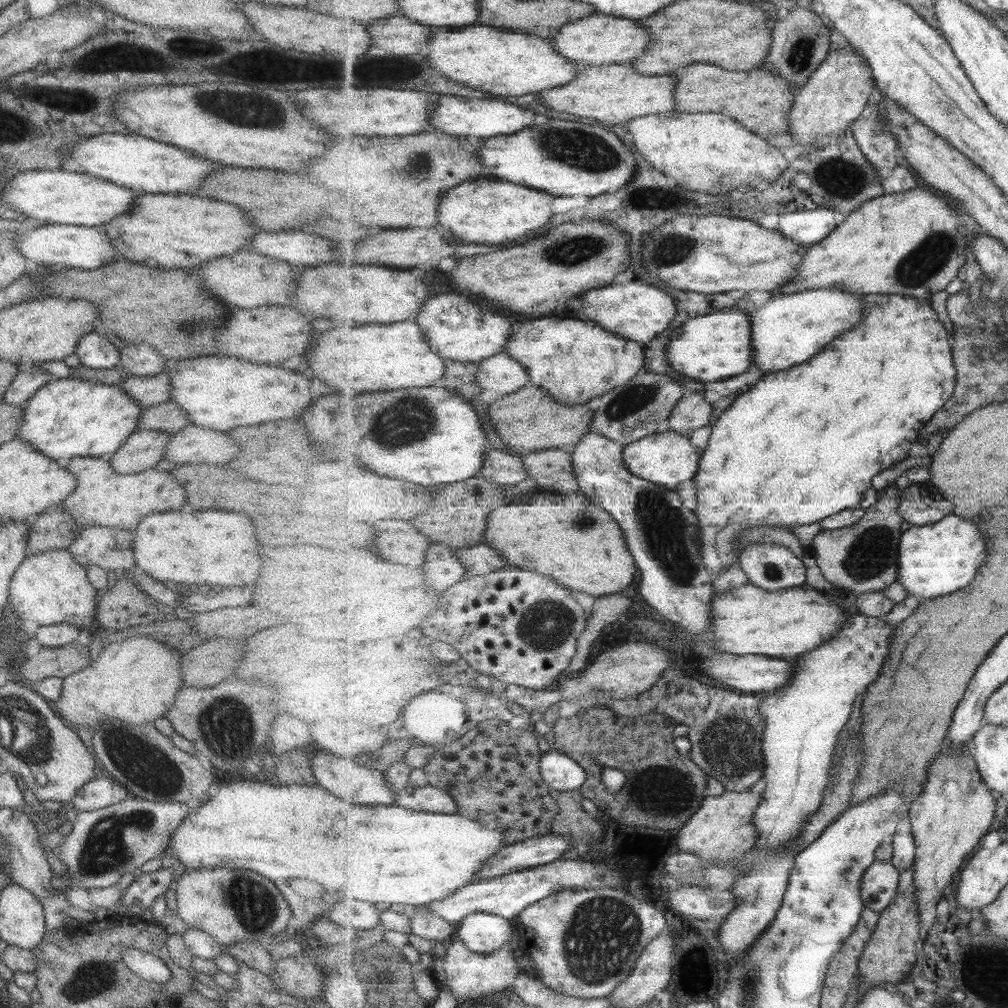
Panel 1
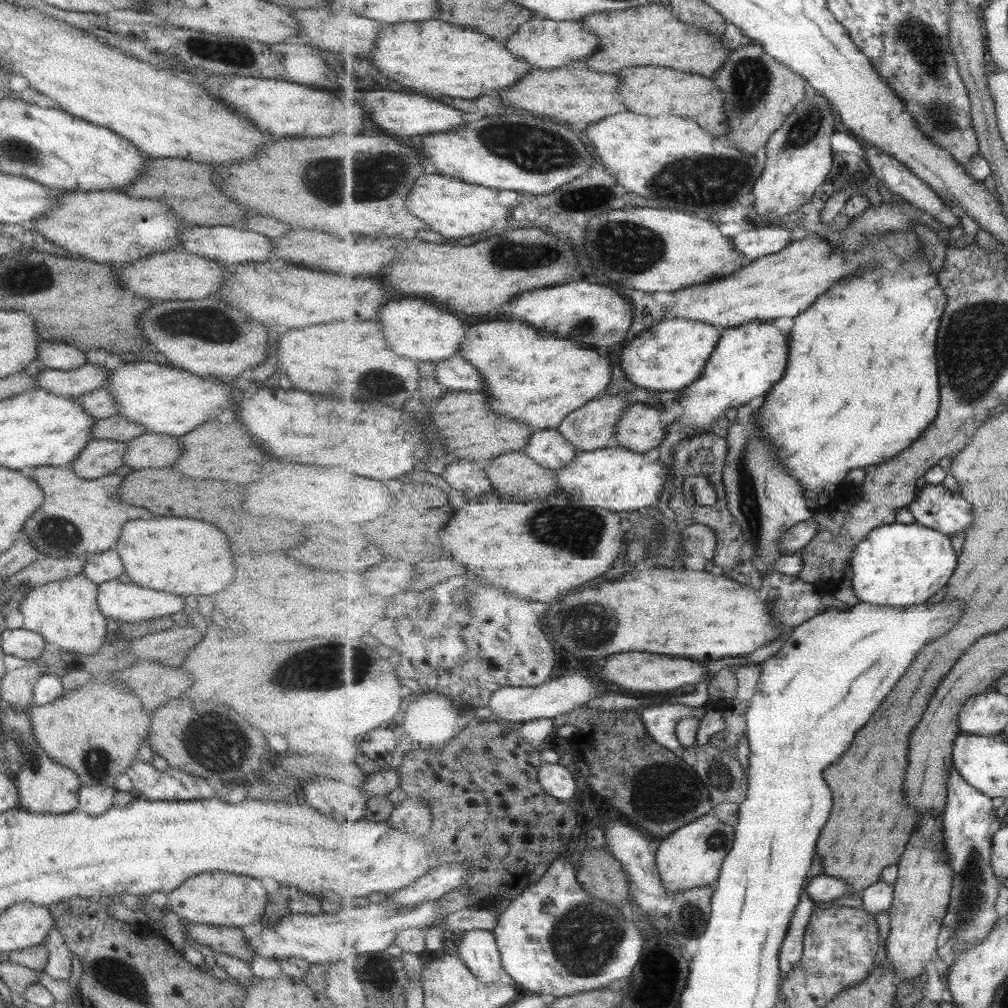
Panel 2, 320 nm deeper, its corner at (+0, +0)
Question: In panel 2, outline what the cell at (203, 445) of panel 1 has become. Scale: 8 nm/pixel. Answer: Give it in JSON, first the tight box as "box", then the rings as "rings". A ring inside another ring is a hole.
{"box":[122,432,179,469],"rings":[[[143,432],[126,442],[122,465],[133,469],[158,469],[171,466],[179,455],[177,436]]]}

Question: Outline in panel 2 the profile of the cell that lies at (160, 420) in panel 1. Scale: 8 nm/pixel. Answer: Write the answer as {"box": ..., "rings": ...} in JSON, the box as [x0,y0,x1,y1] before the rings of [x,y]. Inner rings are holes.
{"box":[90,414,146,442],"rings":[[[115,414],[107,418],[95,419],[90,430],[90,438],[127,442],[143,432],[146,430],[140,424],[135,424],[128,418]]]}

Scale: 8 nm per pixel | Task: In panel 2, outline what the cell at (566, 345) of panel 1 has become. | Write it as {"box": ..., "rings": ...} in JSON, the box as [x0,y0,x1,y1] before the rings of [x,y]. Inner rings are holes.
{"box":[459,320,611,431],"rings":[[[503,320],[503,322],[485,322],[485,324],[479,324],[479,326],[473,326],[467,332],[464,341],[462,342],[459,355],[464,356],[479,372],[482,374],[482,379],[484,384],[486,384],[485,393],[489,395],[491,399],[491,409],[493,409],[497,414],[500,414],[503,418],[508,418],[509,420],[518,420],[519,422],[526,422],[534,430],[541,431],[542,429],[557,429],[559,425],[562,424],[562,420],[575,410],[586,406],[587,403],[596,400],[597,398],[604,396],[607,393],[608,386],[611,382],[611,356],[607,358],[599,351],[586,346],[586,344],[579,344],[578,342],[573,342],[572,340],[559,339],[549,335],[549,333],[543,333],[531,326],[524,324],[522,321],[517,320]]]}

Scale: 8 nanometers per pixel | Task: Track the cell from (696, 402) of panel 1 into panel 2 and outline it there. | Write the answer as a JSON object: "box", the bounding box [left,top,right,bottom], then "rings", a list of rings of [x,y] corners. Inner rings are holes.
{"box":[615,403,666,454],"rings":[[[636,403],[622,412],[615,429],[615,443],[619,447],[645,454],[657,448],[666,437],[662,423],[662,406]]]}

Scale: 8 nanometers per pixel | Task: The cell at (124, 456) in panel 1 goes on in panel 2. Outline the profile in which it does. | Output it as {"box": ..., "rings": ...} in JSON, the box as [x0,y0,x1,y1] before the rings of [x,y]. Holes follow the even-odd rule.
{"box":[69,439,126,478],"rings":[[[89,439],[69,465],[77,478],[99,478],[122,465],[123,451],[126,452],[126,442]]]}

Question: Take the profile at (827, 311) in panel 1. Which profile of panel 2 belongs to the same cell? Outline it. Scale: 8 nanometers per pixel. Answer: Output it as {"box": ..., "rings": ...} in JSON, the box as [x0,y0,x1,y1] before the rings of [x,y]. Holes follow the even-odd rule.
{"box":[676,320,791,430],"rings":[[[751,320],[747,325],[723,329],[719,344],[707,361],[701,376],[682,390],[682,397],[678,400],[681,405],[676,418],[684,426],[696,426],[707,430],[714,422],[722,418],[725,412],[739,406],[756,405],[763,401],[774,386],[784,377],[787,365],[791,334],[783,334],[775,328],[773,320]]]}

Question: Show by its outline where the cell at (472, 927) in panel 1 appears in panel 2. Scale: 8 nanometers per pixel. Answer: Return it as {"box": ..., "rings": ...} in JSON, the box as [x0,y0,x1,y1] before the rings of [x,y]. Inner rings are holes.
{"box":[458,929,504,984],"rings":[[[473,929],[465,932],[458,952],[481,982],[492,984],[504,978],[501,953],[493,930]]]}

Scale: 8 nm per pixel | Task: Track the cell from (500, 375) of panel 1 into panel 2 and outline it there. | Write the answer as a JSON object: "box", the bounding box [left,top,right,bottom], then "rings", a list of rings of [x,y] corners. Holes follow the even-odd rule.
{"box":[436,354,485,392],"rings":[[[459,354],[436,363],[437,380],[449,391],[485,392],[482,374]]]}

